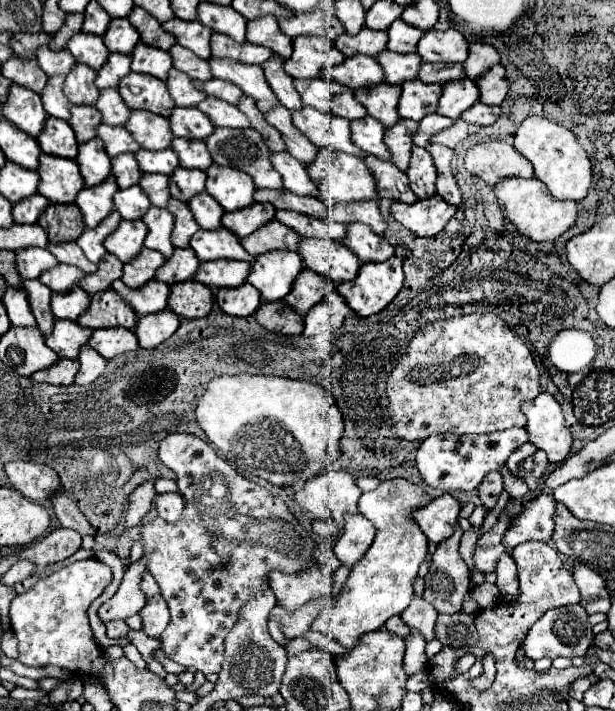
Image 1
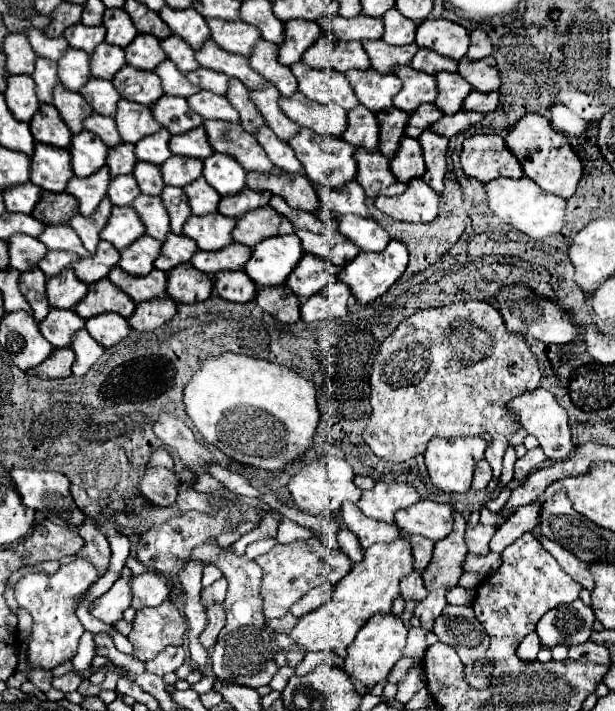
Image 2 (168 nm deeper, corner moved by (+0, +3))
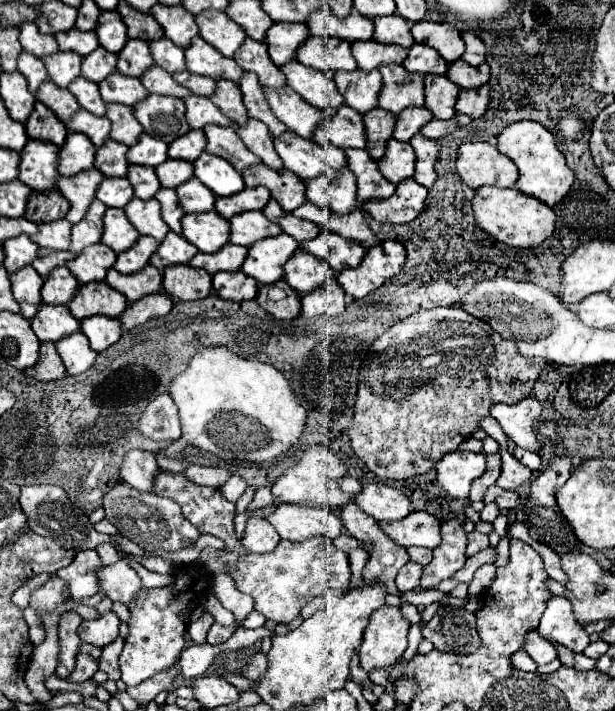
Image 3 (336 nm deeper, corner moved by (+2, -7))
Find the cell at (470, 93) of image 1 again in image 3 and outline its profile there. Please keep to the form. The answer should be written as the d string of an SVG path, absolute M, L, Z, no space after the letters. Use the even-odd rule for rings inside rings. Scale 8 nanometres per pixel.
M426 74L424 76L424 94L426 94L426 108L434 114L434 118L448 120L454 118L454 102L458 98L460 88L450 82L446 76L440 74Z

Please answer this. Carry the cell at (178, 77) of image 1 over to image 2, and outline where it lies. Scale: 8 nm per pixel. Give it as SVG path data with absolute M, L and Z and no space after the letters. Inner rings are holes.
M164 60L156 70L154 70L160 80L162 80L162 88L166 94L170 96L182 96L182 98L190 98L192 94L196 94L200 88L190 84L186 80L186 76L176 68L176 64L172 60Z

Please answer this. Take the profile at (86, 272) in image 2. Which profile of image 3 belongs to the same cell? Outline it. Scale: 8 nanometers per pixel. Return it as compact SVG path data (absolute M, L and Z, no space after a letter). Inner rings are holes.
M102 242L86 246L74 260L70 260L66 266L70 268L72 274L76 274L80 284L94 282L94 280L104 280L106 272L114 266L116 262L116 252Z

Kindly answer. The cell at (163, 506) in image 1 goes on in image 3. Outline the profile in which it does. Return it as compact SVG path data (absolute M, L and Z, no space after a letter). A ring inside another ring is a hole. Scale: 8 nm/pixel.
M130 450L124 454L122 468L120 468L120 480L128 482L130 486L134 486L142 492L152 492L154 476L158 472L160 472L160 468L158 468L152 452Z

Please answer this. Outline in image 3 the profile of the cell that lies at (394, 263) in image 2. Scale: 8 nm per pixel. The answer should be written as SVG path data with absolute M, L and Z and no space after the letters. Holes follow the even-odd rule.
M386 240L372 246L358 268L348 268L338 274L340 286L354 298L364 298L380 288L386 280L400 272L406 260L406 250L398 240Z

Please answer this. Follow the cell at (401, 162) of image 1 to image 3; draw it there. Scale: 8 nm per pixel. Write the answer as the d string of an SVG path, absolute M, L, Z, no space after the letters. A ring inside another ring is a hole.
M376 108L364 114L362 118L364 118L364 128L366 128L366 138L368 138L366 150L374 160L380 160L384 156L388 138L392 138L396 116L388 114L382 108Z

